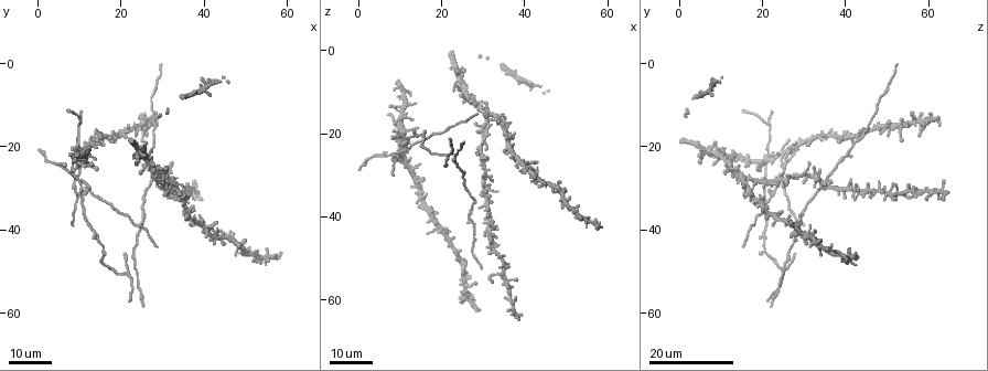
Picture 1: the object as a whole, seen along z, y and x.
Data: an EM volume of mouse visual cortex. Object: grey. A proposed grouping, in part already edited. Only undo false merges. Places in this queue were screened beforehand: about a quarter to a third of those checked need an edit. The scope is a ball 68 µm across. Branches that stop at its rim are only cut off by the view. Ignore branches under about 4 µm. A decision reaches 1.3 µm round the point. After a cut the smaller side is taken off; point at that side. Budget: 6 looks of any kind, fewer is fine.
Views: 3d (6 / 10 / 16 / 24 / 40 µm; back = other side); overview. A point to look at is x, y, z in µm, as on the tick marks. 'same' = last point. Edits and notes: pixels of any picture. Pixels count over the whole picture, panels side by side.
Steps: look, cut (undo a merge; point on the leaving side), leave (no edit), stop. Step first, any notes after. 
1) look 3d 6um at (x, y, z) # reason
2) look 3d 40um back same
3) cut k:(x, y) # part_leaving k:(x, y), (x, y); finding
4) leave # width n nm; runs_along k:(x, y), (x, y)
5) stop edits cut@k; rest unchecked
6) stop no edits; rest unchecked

look 3d 16um at (21.0, 50.5, 25.5) # branch point

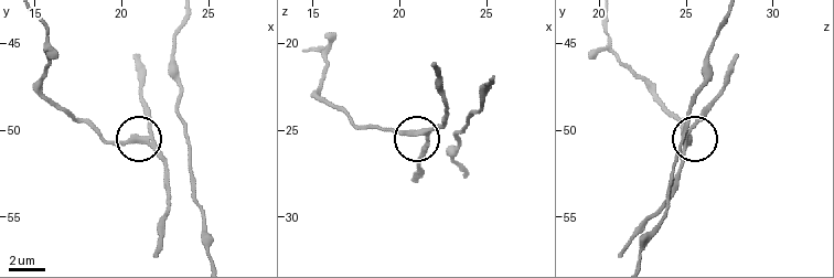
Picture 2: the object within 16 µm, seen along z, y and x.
look 3d 10um at (21.4, 50.4, 25.2) # zoom in

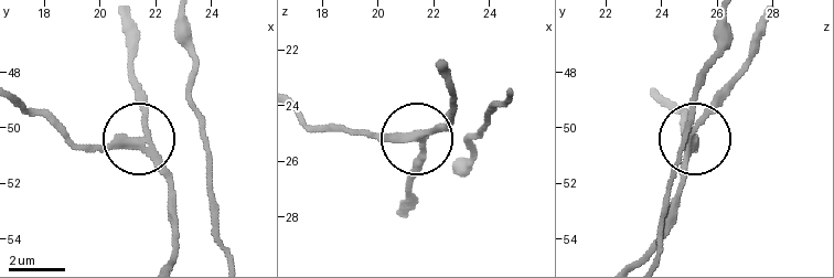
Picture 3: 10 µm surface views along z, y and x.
cut 3:(107, 148) # part_leaving 3:(150, 157), (124, 143), (66, 140), (24, 107); a second neuron is stuck on

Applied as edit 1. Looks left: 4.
look 3d 24um at (24.0, 20.5, 4.5)

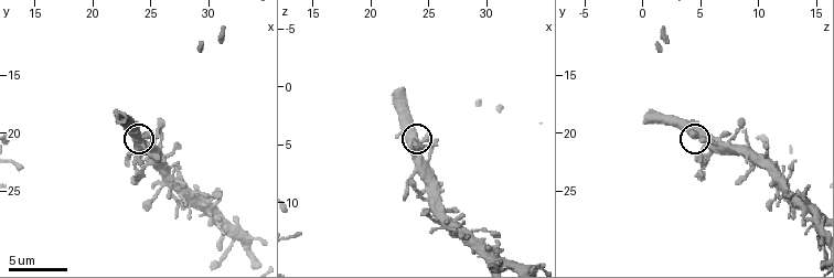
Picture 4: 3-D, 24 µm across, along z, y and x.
look 3d 10um at (24.8, 20.2, 4.4) # closer look

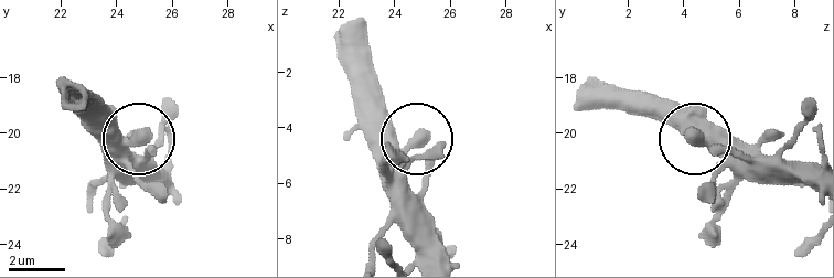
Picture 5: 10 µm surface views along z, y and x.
leave # side_arm 12 um; continuous, no second neuron

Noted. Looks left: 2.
look 3d 24um at (24.5, 54.0, 24.5) # three arms meet

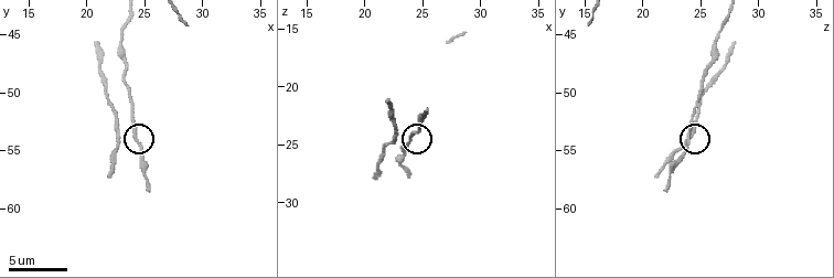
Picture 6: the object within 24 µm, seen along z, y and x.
look 3d 6um at (24.2, 54.0, 23.8) # zoom in

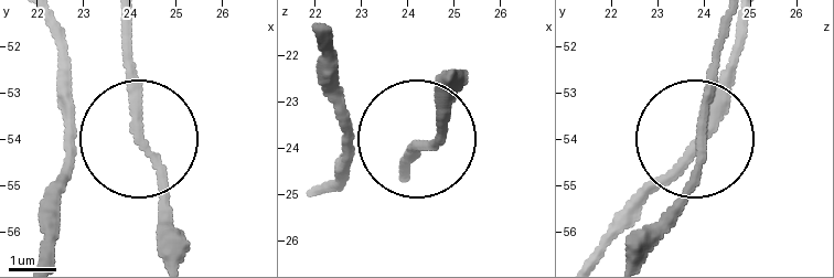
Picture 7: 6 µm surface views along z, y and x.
leave # side_arm 6 um; runs_along 7:(404, 177), (404, 157), (448, 114); all the same neuron

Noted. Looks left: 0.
stop edits cut@3; rest unchecked

